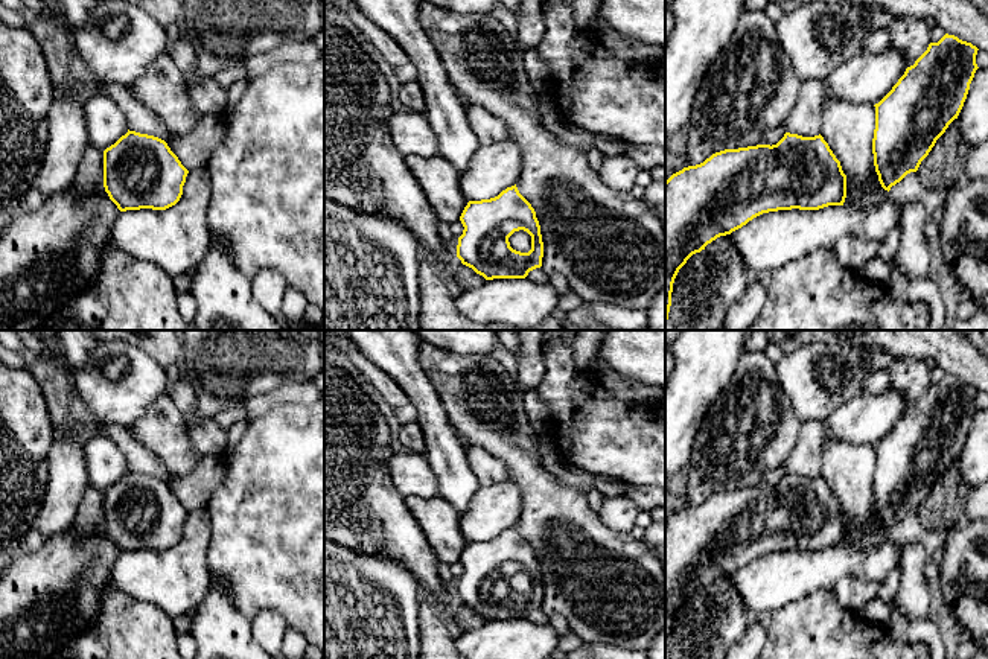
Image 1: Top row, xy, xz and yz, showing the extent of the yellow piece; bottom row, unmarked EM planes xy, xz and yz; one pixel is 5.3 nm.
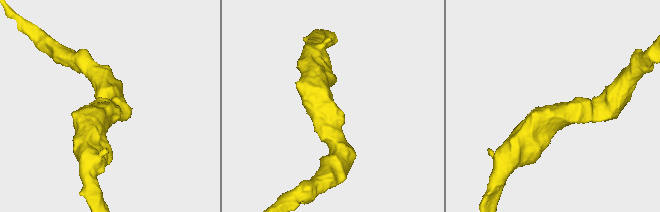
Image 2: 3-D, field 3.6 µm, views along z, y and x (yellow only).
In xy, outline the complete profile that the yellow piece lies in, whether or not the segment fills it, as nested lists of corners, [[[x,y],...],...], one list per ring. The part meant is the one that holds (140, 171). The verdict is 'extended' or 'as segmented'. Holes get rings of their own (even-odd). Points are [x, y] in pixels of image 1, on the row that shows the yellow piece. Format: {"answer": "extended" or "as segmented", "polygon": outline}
{"answer": "as segmented", "polygon": [[[129,131],[104,151],[104,187],[120,212],[175,205],[189,170],[158,137]]]}

